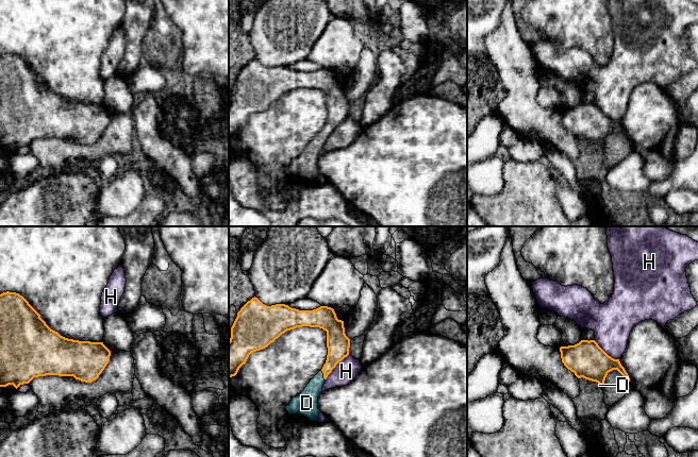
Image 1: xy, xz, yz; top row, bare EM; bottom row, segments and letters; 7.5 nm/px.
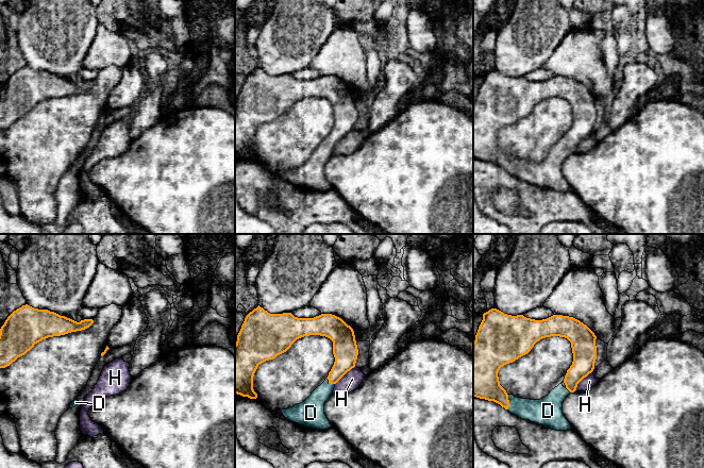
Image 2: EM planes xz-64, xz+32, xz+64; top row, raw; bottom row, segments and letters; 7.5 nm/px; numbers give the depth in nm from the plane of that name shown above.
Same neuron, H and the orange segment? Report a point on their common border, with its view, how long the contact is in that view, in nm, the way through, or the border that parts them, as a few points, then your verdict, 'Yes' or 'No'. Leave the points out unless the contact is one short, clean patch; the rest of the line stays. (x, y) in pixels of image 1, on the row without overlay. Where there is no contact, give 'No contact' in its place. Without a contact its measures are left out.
Touches orange at xz (335, 128). Shared border 260 nm. Boundary: xz (348, 116), (336, 127), (326, 141). No

